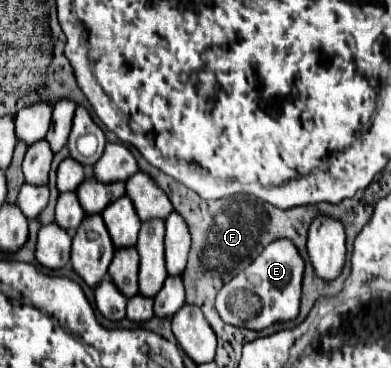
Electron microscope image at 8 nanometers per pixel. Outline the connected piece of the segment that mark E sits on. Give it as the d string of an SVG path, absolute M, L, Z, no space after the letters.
M292 241L270 243L242 273L232 277L216 297L216 311L224 323L262 331L274 323L286 323L298 317L304 261Z

